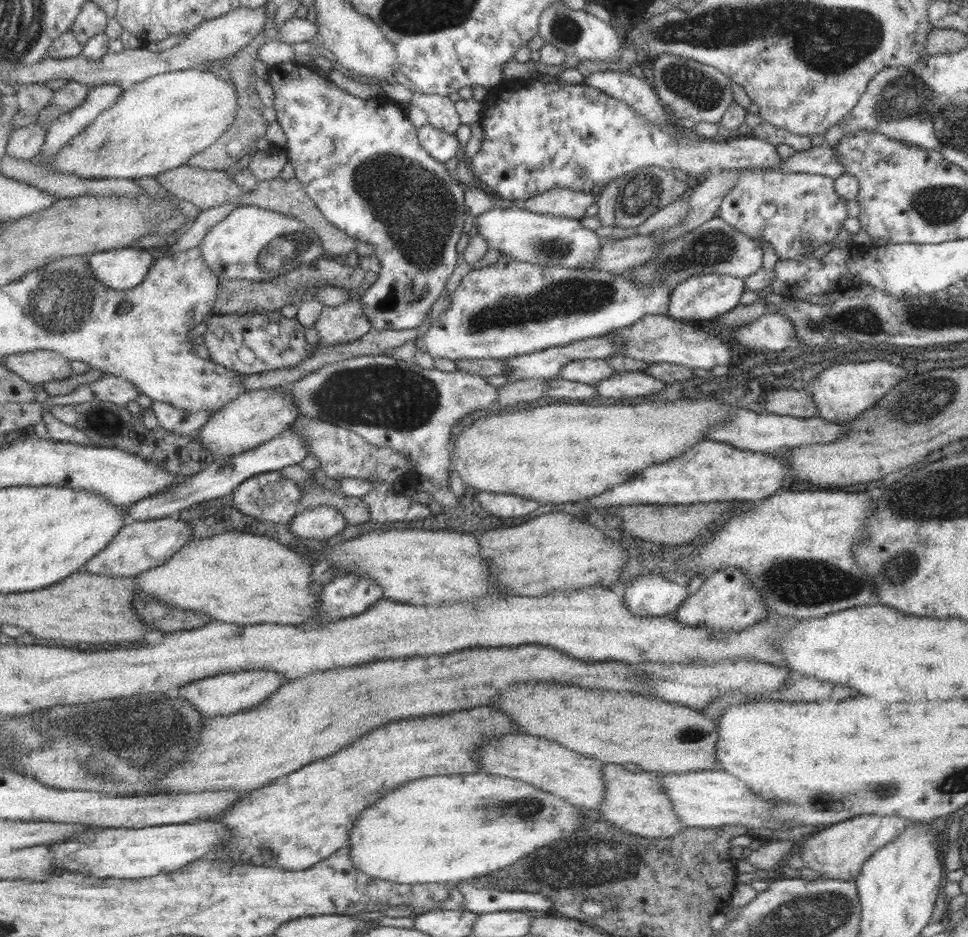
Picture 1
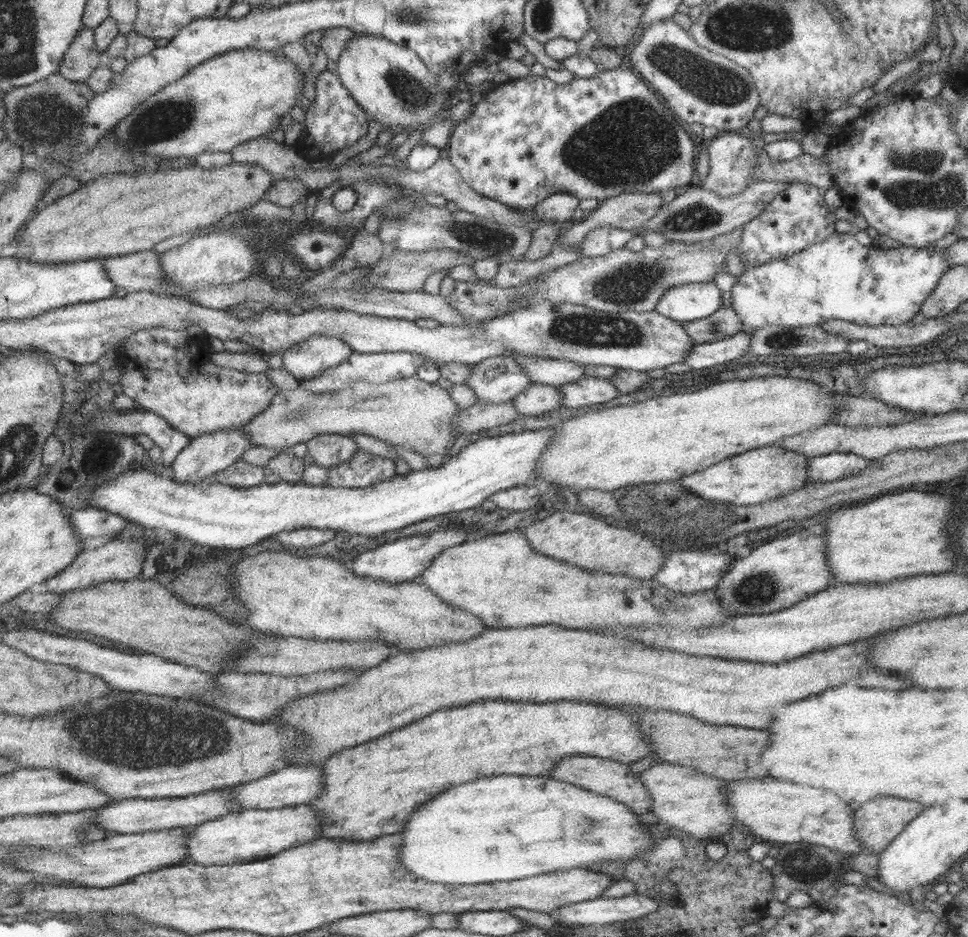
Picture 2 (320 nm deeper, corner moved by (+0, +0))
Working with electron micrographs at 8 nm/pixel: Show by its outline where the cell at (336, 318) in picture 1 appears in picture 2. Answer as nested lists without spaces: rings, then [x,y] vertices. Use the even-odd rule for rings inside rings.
[[[321,334],[294,344],[281,355],[286,371],[302,382],[343,364],[353,353],[343,339]]]

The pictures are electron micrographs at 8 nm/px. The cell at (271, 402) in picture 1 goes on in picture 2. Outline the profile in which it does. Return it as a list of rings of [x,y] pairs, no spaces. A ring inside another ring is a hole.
[[[244,427],[211,432],[198,438],[192,438],[189,447],[185,448],[173,462],[172,469],[174,470],[175,481],[183,484],[206,481],[211,476],[227,470],[242,460],[245,452],[249,452],[254,446],[253,441],[249,439],[248,432],[244,432]]]

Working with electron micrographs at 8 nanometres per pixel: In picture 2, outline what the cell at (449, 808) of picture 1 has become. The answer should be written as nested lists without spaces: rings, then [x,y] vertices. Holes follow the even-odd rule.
[[[507,775],[507,776],[491,776],[491,778],[477,778],[473,782],[467,782],[467,784],[461,784],[457,788],[449,788],[449,792],[443,792],[441,796],[435,796],[433,800],[429,800],[429,804],[425,804],[423,808],[419,807],[416,811],[412,812],[412,815],[404,822],[404,827],[401,829],[401,862],[404,867],[412,872],[416,877],[421,877],[423,880],[443,883],[443,884],[479,884],[479,883],[492,883],[495,881],[509,882],[510,880],[521,880],[527,876],[537,876],[537,874],[545,874],[545,872],[555,872],[555,870],[569,870],[569,868],[581,868],[588,869],[587,864],[597,864],[598,862],[616,861],[623,862],[623,860],[631,860],[631,858],[641,858],[651,846],[653,846],[652,833],[645,832],[645,829],[641,826],[641,823],[635,818],[635,813],[631,812],[624,804],[618,803],[614,798],[608,796],[601,796],[593,791],[586,791],[583,787],[578,787],[574,784],[562,783],[561,781],[551,778],[549,775],[545,776],[519,776],[519,775]]]

